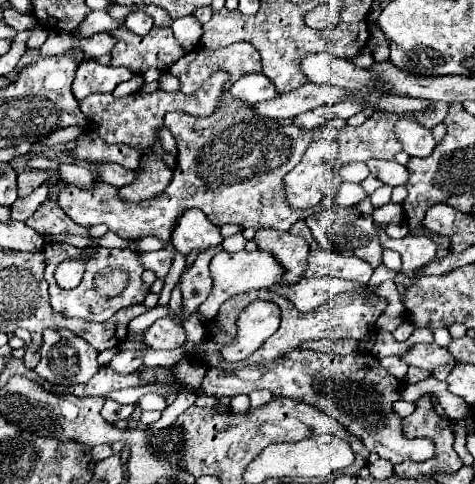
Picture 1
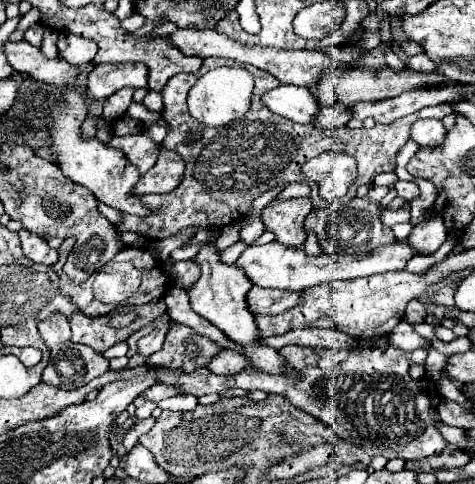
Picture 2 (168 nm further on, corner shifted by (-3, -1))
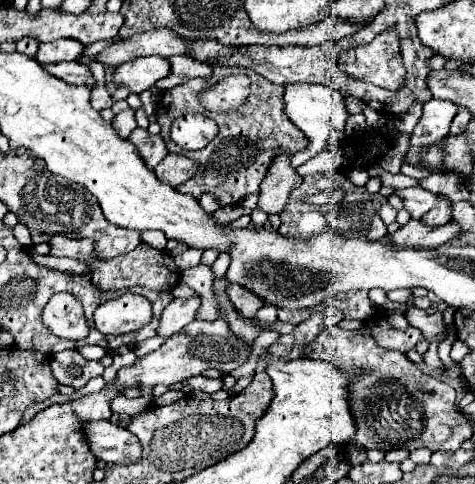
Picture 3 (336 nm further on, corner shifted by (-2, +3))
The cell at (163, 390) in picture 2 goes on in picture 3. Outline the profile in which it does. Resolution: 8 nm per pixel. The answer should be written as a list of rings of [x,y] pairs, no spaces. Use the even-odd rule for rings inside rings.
[[[193,376],[191,380],[185,380],[181,384],[173,384],[171,388],[173,390],[183,390],[183,386],[189,386],[193,390],[203,390],[203,392],[213,394],[213,392],[223,388],[223,382],[221,380],[211,380],[211,378],[205,378],[205,376]]]

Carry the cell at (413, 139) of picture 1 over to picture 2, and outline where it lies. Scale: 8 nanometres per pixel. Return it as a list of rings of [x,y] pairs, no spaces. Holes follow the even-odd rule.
[[[426,118],[416,120],[411,127],[410,139],[418,142],[420,146],[436,146],[442,144],[446,136],[442,120],[436,118]]]

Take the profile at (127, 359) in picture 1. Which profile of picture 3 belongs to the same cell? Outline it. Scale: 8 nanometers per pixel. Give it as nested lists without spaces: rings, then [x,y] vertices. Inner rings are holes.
[[[175,298],[171,304],[167,304],[167,310],[163,310],[163,314],[159,318],[157,336],[163,336],[163,338],[173,336],[185,324],[189,324],[191,320],[195,320],[195,314],[199,310],[199,304],[201,302],[197,298],[189,298],[189,300]]]

